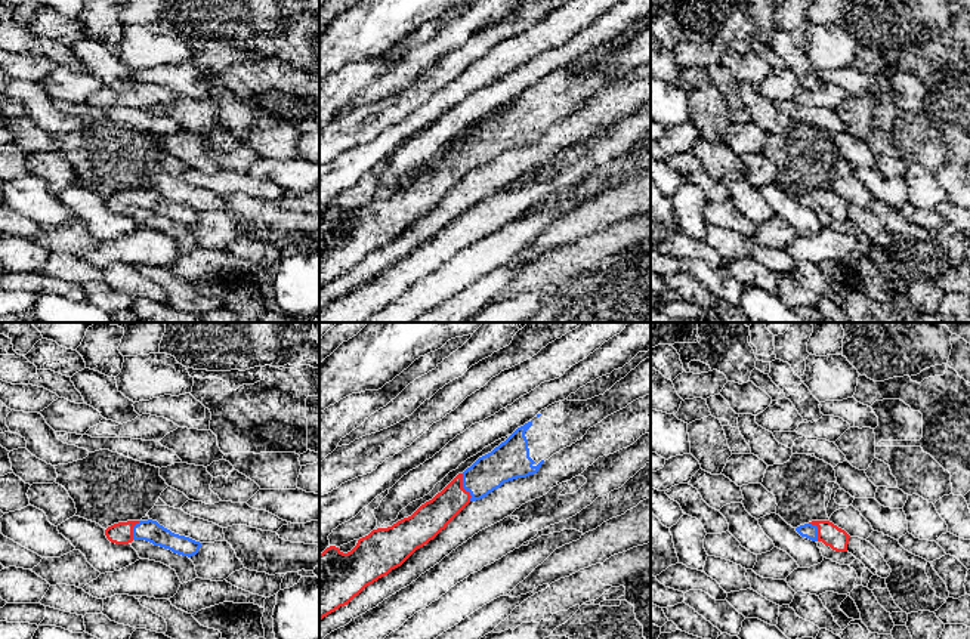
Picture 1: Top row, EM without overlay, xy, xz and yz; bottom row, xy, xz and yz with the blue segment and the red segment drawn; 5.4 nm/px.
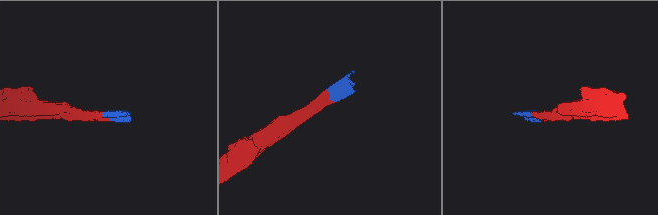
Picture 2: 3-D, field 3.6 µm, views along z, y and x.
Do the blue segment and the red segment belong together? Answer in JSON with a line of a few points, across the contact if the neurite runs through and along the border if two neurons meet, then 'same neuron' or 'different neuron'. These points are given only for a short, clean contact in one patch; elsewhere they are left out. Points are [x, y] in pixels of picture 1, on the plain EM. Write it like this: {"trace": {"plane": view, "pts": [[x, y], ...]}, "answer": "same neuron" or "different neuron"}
{"trace": {"plane": "xz", "pts": [[502, 133], [473, 153], [463, 156], [431, 187]]}, "answer": "same neuron"}

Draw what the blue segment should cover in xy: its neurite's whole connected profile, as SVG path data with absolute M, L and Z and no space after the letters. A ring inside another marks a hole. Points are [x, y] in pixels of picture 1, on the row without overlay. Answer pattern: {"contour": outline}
{"contour": "M152 188L114 192L105 198L105 204L115 213L129 213L133 209L145 209L154 214L169 217L173 222L188 226L197 223L203 213L189 206L174 203Z"}

